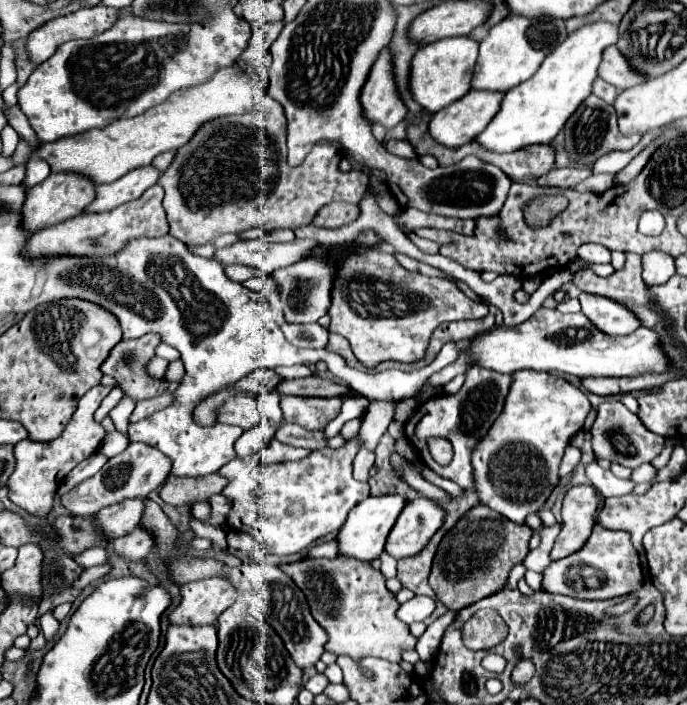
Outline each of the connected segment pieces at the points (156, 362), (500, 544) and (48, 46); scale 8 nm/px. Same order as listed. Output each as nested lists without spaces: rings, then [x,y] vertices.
[[[153,357],[149,363],[149,375],[151,377],[155,377],[155,379],[161,379],[163,375],[165,375],[165,369],[167,369],[167,361],[165,359],[161,359],[161,357]]]
[[[477,505],[473,507],[441,541],[429,585],[447,609],[463,609],[483,597],[495,593],[507,579],[513,565],[521,563],[529,551],[527,543],[533,531],[527,525],[513,523],[497,511]]]
[[[99,3],[95,7],[79,9],[65,17],[47,21],[45,25],[27,35],[25,49],[29,61],[39,65],[47,61],[61,43],[69,39],[89,39],[97,33],[103,33],[105,29],[109,29],[109,25],[113,25],[115,17],[117,11],[113,7],[103,7]]]

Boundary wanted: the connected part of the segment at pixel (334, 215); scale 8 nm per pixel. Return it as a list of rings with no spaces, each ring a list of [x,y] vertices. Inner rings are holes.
[[[333,203],[333,205],[327,205],[325,209],[321,209],[321,211],[315,215],[313,225],[315,225],[315,227],[335,229],[335,227],[341,227],[341,225],[347,225],[347,223],[355,221],[357,217],[359,217],[359,207],[357,207],[357,205]]]

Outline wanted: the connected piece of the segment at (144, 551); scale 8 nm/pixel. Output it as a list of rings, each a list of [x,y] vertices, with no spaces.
[[[137,527],[137,529],[133,529],[133,533],[113,541],[113,553],[127,561],[133,561],[133,563],[143,561],[151,549],[153,549],[153,537],[149,531],[145,531],[141,527]]]

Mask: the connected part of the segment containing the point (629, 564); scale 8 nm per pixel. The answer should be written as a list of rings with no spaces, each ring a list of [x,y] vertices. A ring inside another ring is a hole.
[[[596,521],[593,535],[583,549],[565,559],[551,561],[551,565],[543,571],[541,589],[547,593],[559,593],[577,599],[613,599],[629,595],[641,585],[643,571],[629,533],[601,529]]]

